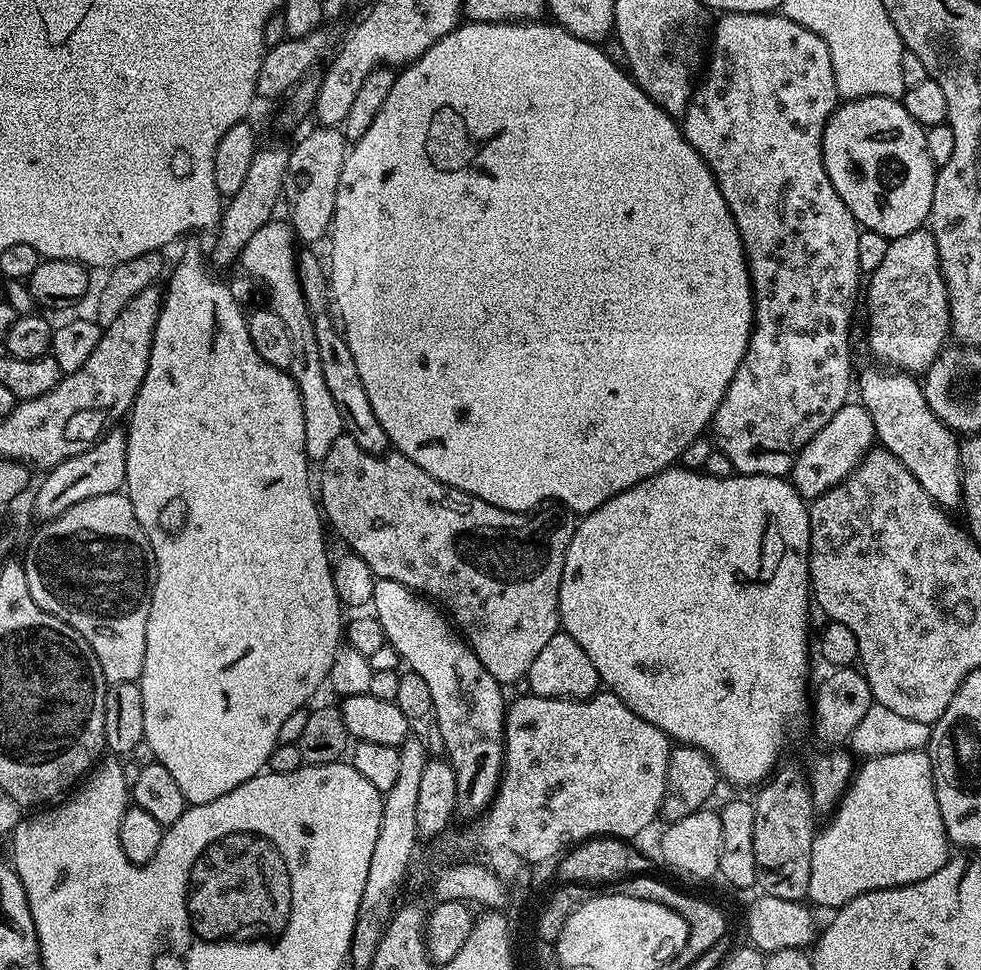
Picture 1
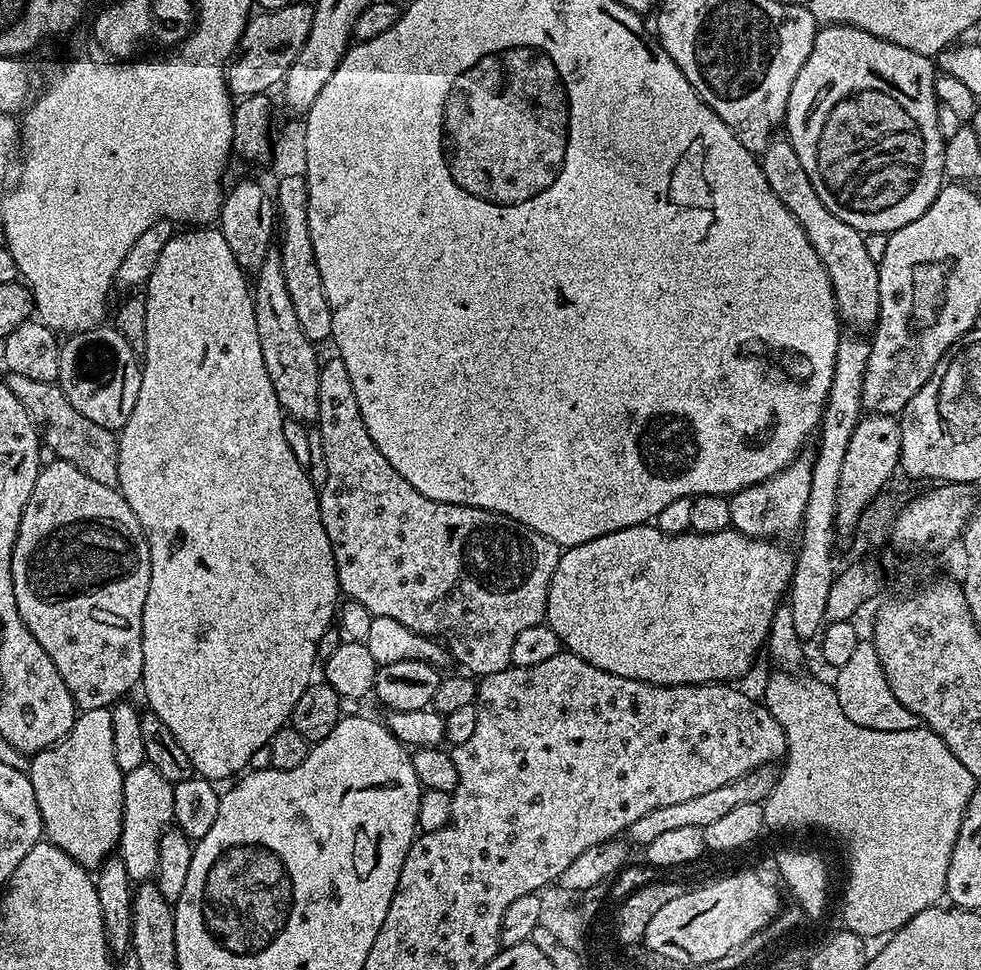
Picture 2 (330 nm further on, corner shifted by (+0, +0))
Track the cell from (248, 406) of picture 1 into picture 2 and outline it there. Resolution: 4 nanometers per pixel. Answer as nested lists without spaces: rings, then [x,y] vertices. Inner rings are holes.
[[[219,227],[184,231],[188,232],[181,231],[166,242],[146,285],[148,296],[143,297],[146,306],[146,350],[142,353],[138,402],[134,402],[134,410],[126,426],[118,432],[120,449],[116,484],[130,510],[134,510],[150,546],[152,577],[142,614],[142,689],[148,699],[147,707],[158,714],[166,726],[170,726],[174,738],[178,738],[178,746],[182,746],[190,758],[193,773],[208,781],[219,782],[227,776],[243,773],[248,768],[250,757],[262,750],[262,746],[266,746],[274,734],[291,721],[298,698],[302,698],[308,685],[313,683],[312,667],[318,664],[316,647],[319,639],[328,628],[333,627],[338,612],[338,585],[330,538],[320,517],[318,490],[312,484],[312,477],[308,475],[301,457],[299,460],[295,450],[288,445],[288,436],[284,433],[286,413],[274,394],[274,386],[270,386],[266,362],[262,362],[250,284],[244,281],[246,273],[238,266],[230,246],[226,246],[226,238]]]

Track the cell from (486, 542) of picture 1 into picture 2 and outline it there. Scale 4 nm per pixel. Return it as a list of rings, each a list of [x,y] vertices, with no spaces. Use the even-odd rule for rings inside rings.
[[[339,358],[325,359],[321,363],[318,374],[318,414],[316,420],[322,438],[322,450],[326,458],[326,482],[318,489],[320,517],[322,518],[322,526],[330,538],[330,546],[336,563],[336,583],[339,591],[347,599],[361,603],[372,617],[394,618],[394,622],[402,622],[402,626],[410,626],[410,630],[414,630],[418,634],[439,638],[446,645],[451,659],[457,660],[464,667],[461,669],[473,677],[483,678],[509,668],[510,649],[514,646],[518,634],[522,634],[522,630],[541,623],[545,619],[548,610],[548,587],[550,586],[550,578],[554,578],[554,570],[560,561],[561,545],[526,526],[522,526],[517,520],[511,520],[508,516],[491,512],[485,508],[472,508],[468,504],[438,502],[426,498],[426,494],[414,490],[414,486],[410,486],[410,482],[406,482],[406,478],[402,478],[402,474],[398,474],[398,470],[394,470],[394,466],[390,466],[390,462],[386,462],[382,450],[378,450],[378,446],[374,446],[374,442],[362,422],[362,410],[358,410],[358,398],[354,398],[354,386],[350,383],[350,373],[346,371],[346,362],[342,362]]]

